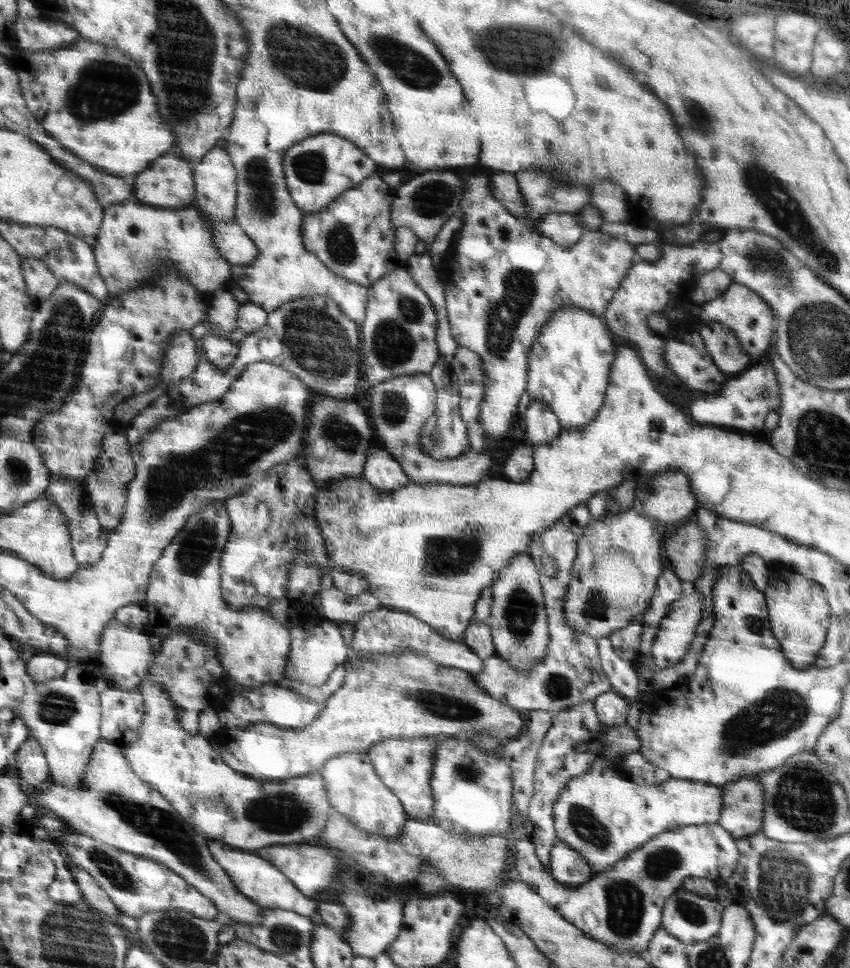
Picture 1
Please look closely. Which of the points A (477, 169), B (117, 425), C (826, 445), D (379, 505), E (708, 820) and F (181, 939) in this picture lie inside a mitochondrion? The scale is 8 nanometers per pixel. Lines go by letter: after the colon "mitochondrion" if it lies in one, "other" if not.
A: other
B: other
C: mitochondrion
D: other
E: other
F: mitochondrion

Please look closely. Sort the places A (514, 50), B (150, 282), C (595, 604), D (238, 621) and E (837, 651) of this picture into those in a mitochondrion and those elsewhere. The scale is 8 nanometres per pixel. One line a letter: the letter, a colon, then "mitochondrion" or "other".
A: mitochondrion
B: other
C: mitochondrion
D: other
E: other

